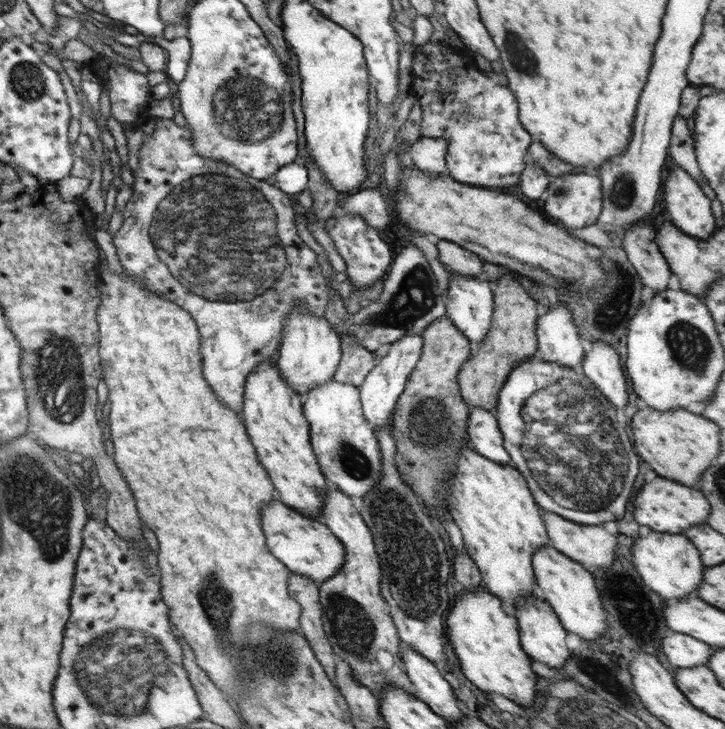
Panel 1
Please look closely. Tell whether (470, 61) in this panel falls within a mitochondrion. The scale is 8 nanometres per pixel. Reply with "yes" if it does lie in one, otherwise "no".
no

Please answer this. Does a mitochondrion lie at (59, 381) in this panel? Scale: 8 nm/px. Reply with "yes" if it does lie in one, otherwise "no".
yes

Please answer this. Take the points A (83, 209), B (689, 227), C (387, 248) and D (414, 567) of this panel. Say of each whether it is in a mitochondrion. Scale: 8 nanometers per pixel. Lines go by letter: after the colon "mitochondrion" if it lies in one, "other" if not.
A: other
B: other
C: other
D: mitochondrion

